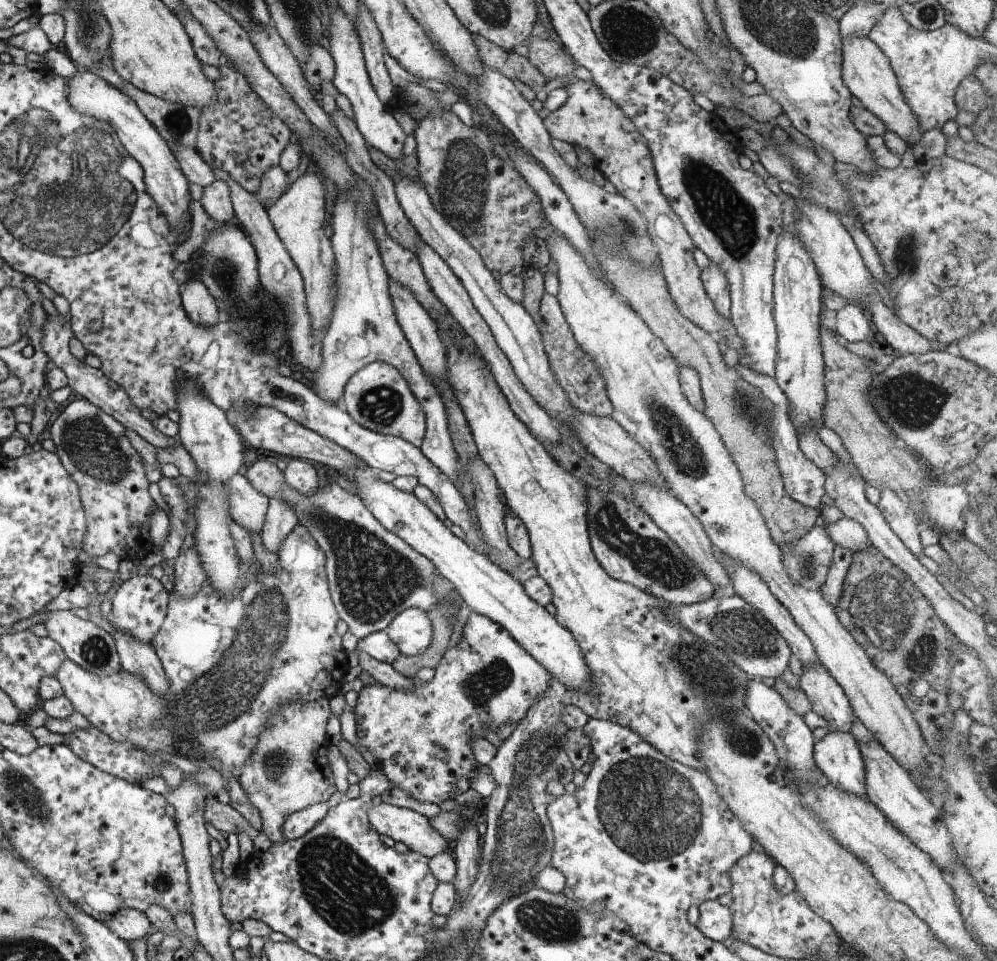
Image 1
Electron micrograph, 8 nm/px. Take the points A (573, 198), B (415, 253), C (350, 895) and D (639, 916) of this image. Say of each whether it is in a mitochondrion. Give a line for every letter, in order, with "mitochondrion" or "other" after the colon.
A: other
B: other
C: mitochondrion
D: other

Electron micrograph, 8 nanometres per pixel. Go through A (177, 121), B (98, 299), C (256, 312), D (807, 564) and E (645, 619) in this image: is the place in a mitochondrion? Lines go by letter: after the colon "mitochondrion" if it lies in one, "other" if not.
A: mitochondrion
B: other
C: mitochondrion
D: mitochondrion
E: other

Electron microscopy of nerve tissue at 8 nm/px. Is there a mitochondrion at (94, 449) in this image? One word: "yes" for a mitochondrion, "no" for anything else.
yes

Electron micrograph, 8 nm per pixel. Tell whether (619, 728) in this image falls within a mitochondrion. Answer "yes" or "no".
no

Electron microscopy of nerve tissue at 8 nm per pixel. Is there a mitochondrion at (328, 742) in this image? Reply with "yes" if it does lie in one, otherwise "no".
no

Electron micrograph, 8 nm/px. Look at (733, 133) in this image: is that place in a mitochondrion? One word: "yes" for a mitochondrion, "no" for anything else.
no

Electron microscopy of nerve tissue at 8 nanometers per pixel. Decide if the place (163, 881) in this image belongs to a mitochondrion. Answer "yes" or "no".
yes

